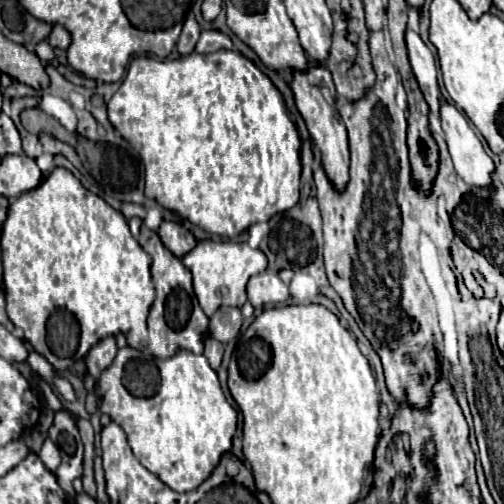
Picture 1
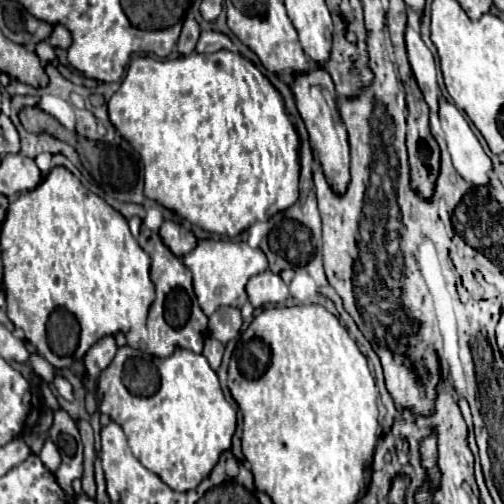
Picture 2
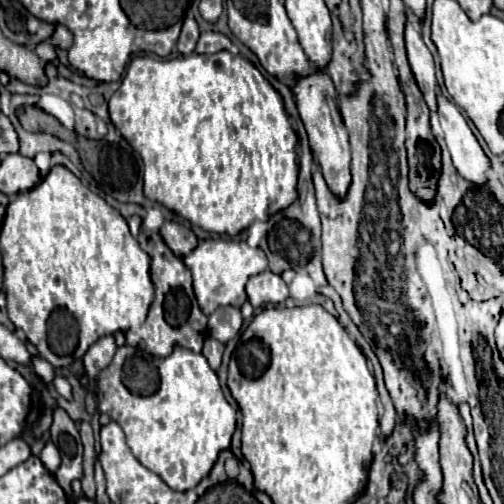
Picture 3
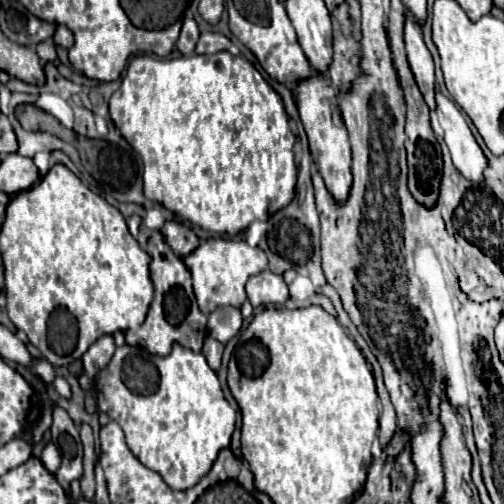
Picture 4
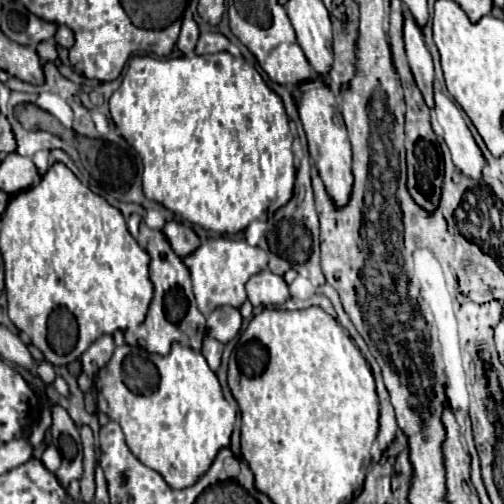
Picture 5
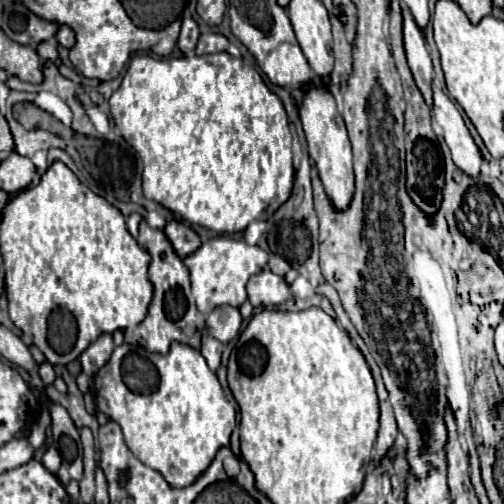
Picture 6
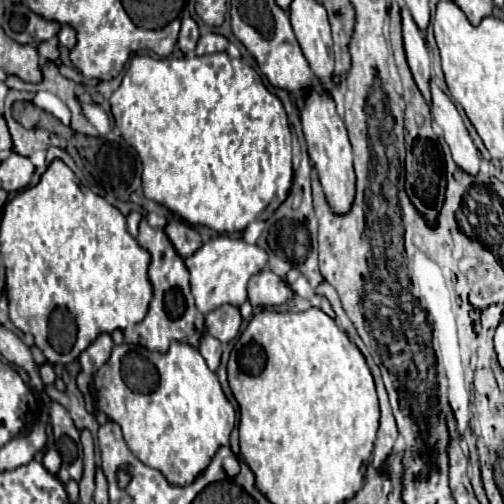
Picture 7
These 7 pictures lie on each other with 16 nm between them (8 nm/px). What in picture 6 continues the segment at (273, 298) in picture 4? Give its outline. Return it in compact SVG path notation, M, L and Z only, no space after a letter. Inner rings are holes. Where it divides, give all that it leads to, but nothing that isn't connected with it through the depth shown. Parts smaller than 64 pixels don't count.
M264 268L260 274L248 280L248 300L254 308L258 306L280 306L290 298L288 284L284 278Z

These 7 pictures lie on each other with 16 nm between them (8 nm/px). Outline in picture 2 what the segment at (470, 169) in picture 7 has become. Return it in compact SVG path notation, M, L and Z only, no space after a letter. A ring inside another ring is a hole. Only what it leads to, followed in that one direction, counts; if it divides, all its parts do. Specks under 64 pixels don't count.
M438 96L438 116L458 174L474 186L486 186L488 184L486 172L492 168L492 162L482 150L478 138L474 136L462 112L444 96Z

